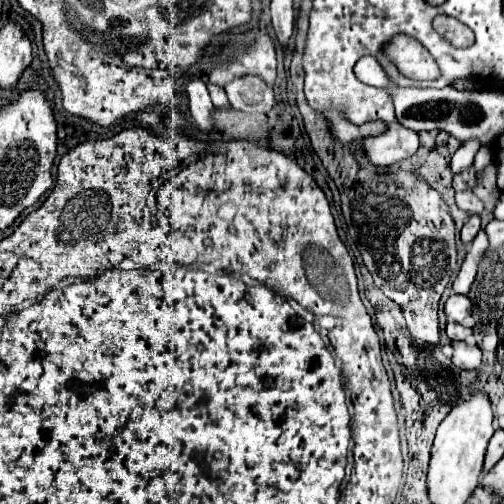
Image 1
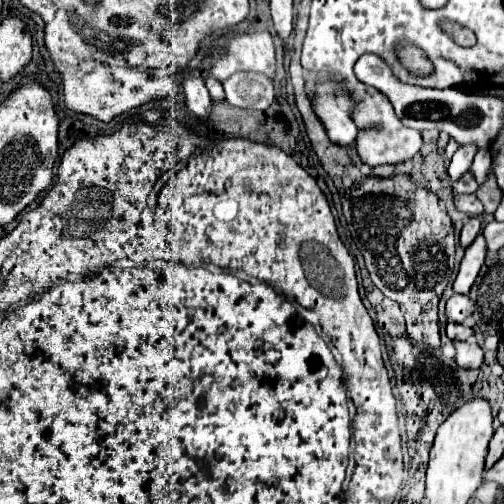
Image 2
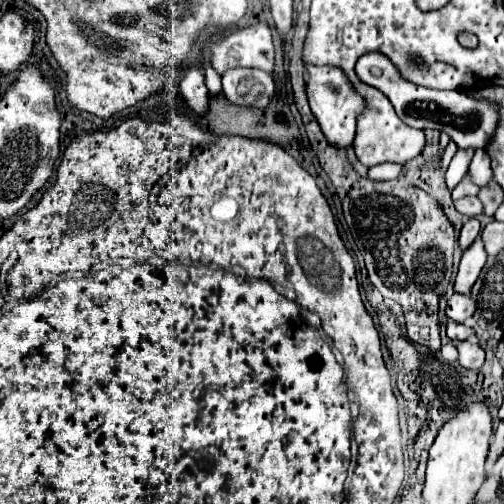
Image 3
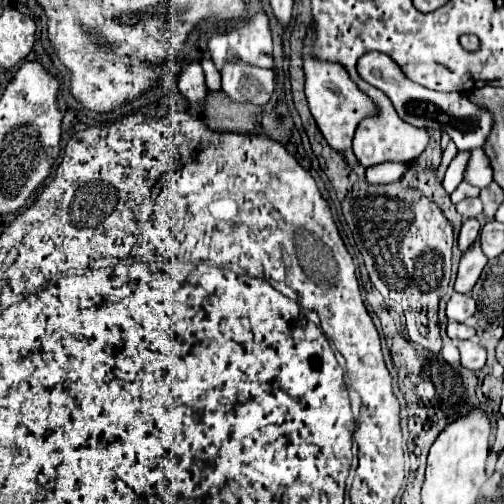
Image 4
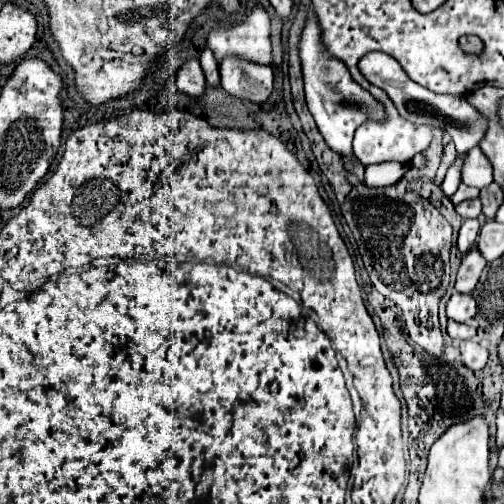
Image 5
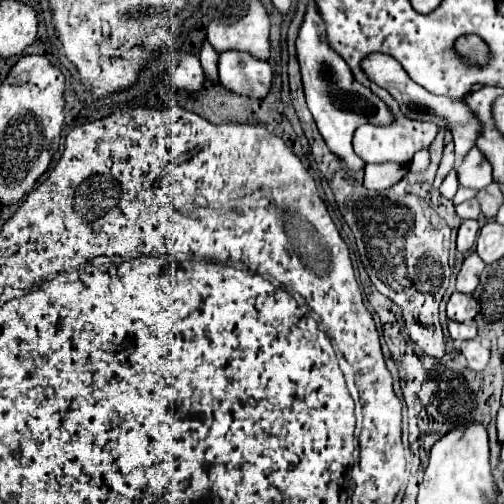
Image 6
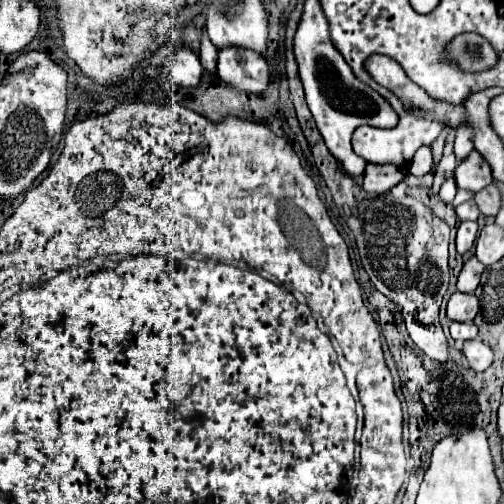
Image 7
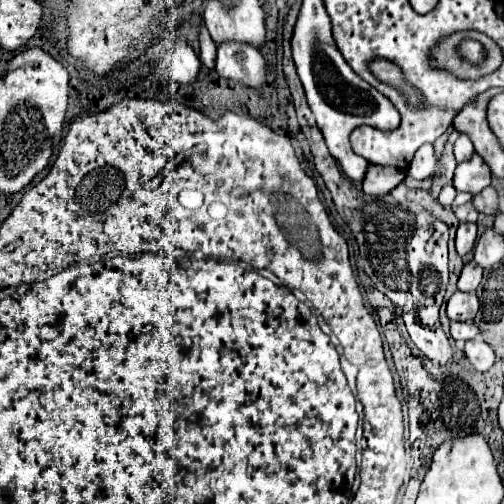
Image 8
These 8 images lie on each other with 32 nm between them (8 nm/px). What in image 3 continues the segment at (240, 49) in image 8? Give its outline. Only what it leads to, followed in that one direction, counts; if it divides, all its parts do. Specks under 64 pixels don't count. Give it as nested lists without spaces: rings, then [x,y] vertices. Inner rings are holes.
[[[236,68],[222,78],[224,96],[236,106],[266,108],[274,96],[272,74],[248,68]]]

